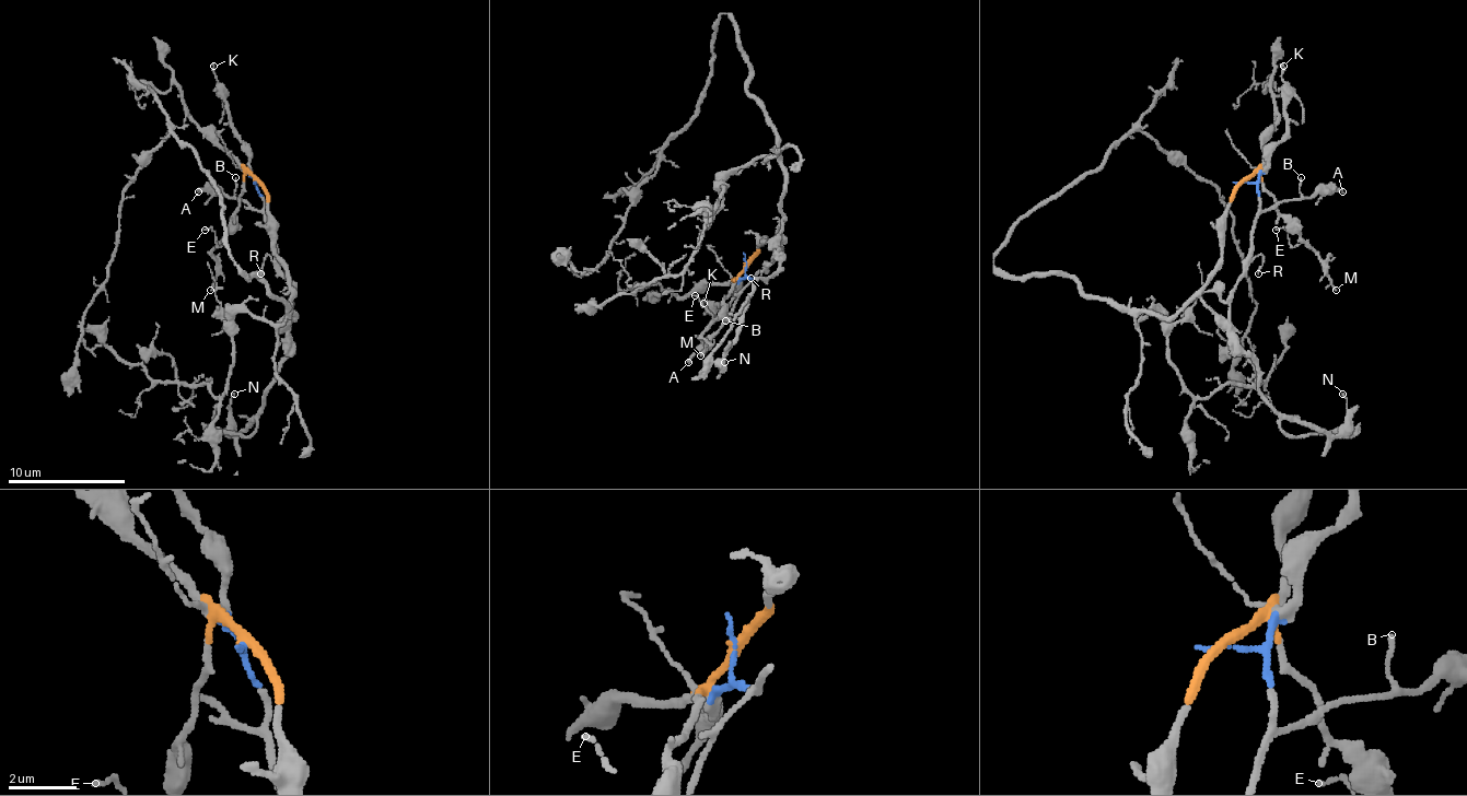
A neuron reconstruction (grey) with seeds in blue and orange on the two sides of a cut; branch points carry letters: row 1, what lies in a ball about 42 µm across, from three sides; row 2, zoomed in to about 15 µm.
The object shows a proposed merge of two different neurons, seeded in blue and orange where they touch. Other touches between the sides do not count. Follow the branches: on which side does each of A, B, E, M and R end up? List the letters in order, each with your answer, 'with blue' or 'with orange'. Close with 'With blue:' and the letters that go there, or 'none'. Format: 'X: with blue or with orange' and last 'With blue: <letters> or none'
A: with blue
B: with blue
E: with orange
M: with orange
R: with blue
With blue: A, B, R

